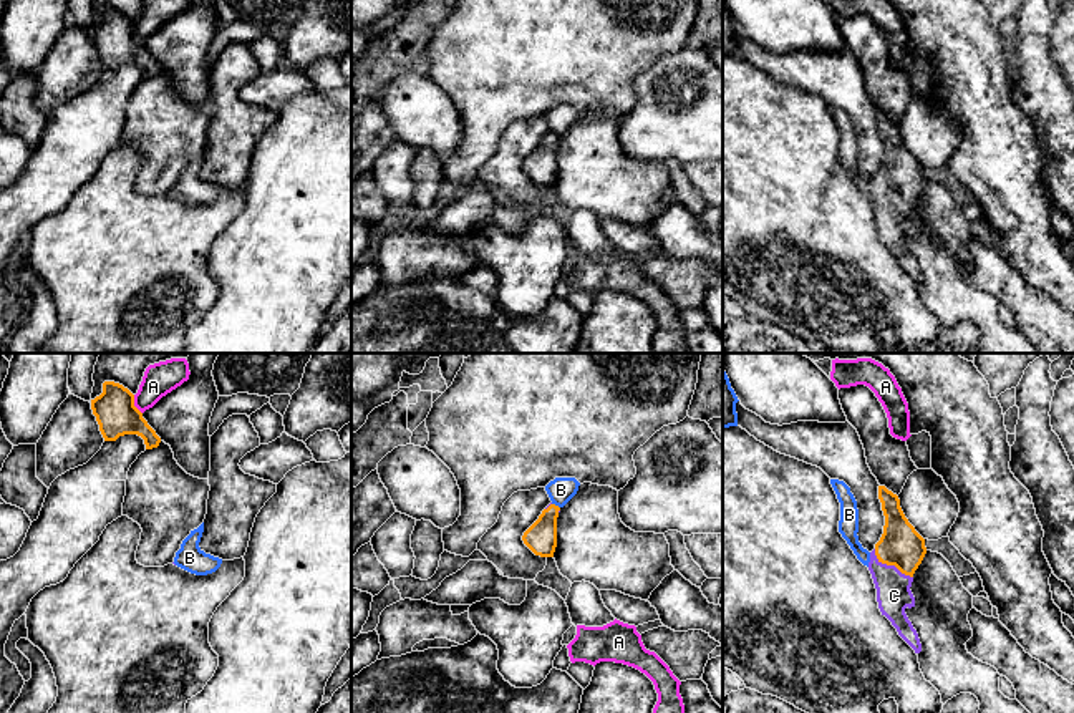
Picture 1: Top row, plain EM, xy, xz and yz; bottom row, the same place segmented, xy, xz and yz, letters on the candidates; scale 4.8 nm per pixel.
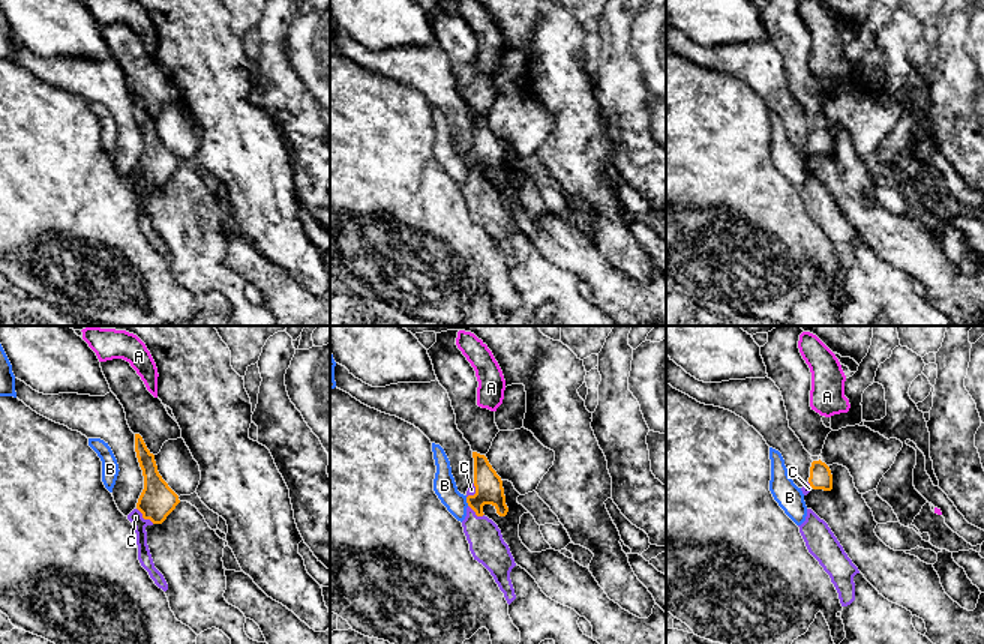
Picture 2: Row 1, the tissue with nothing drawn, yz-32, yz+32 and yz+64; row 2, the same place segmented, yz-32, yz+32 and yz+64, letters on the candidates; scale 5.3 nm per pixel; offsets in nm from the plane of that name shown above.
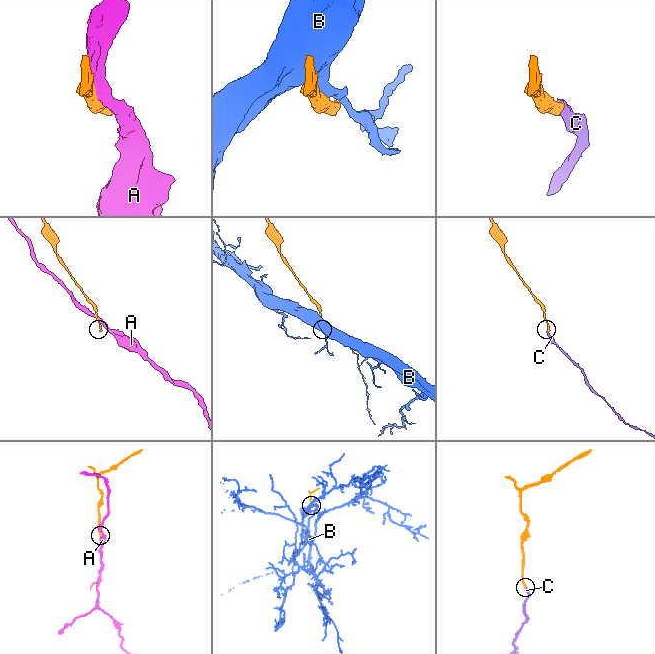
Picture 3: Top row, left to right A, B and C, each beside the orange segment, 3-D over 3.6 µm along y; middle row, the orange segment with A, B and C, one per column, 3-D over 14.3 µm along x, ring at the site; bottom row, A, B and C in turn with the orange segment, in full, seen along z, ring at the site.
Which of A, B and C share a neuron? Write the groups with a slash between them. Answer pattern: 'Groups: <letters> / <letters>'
Groups: A / B / C

